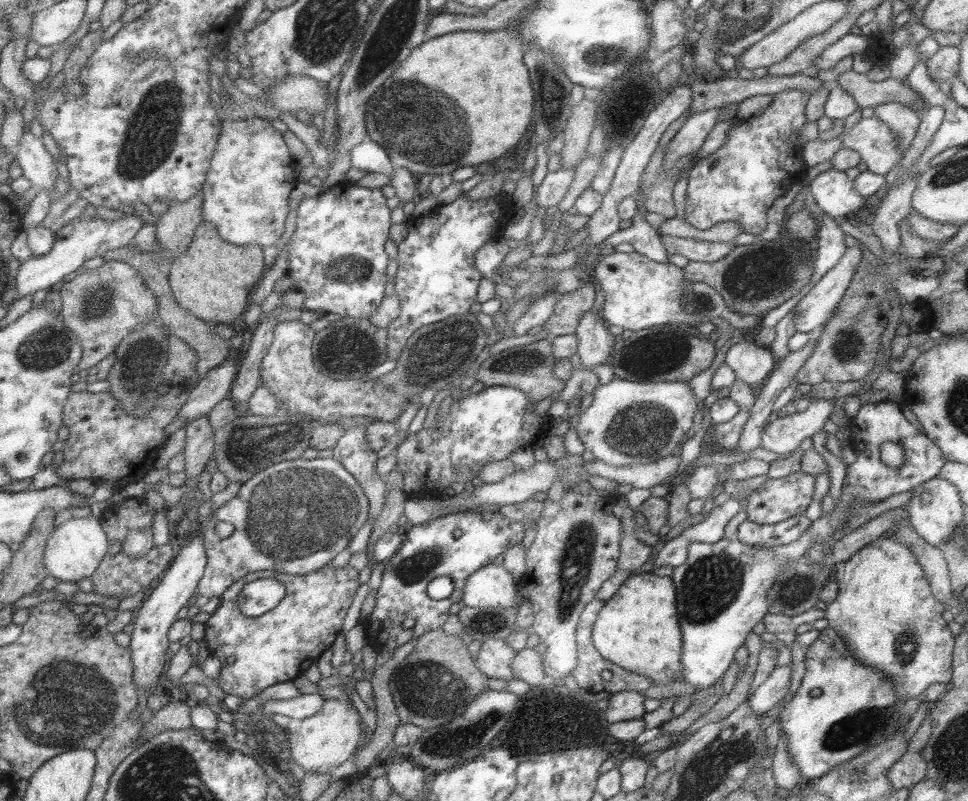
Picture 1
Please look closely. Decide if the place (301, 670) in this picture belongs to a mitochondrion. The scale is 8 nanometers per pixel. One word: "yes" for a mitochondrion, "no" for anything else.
no

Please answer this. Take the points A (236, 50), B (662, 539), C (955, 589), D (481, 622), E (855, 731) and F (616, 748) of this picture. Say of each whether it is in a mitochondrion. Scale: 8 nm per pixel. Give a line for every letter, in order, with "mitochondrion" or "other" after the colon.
A: other
B: other
C: other
D: mitochondrion
E: mitochondrion
F: other

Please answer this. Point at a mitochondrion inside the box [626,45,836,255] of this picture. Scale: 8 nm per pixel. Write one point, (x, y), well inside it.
(717, 166)

